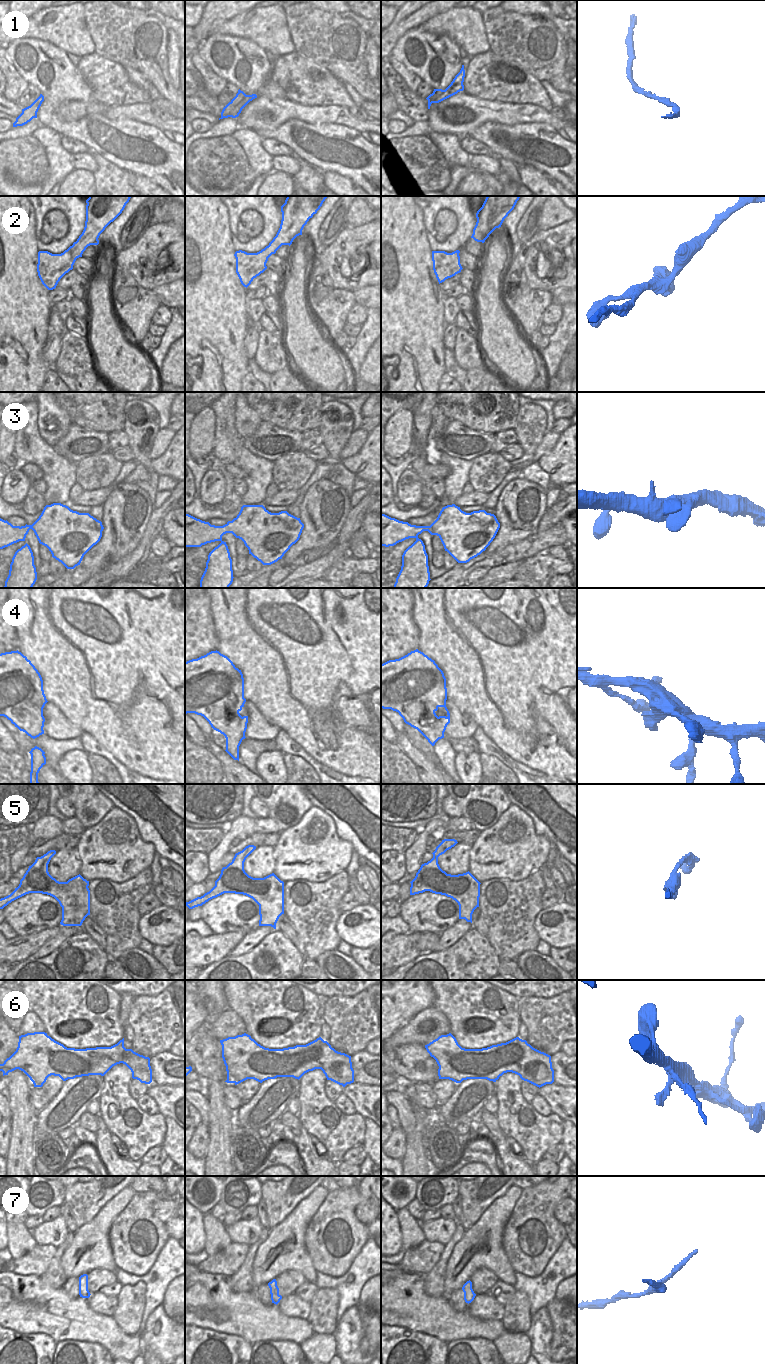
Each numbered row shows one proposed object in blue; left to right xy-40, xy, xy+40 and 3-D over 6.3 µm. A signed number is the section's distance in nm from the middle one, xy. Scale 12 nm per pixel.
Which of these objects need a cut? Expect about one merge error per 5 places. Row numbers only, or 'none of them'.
none of them

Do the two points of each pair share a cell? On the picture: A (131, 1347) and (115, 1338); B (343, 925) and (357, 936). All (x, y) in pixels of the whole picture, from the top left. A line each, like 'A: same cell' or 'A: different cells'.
A: different cells
B: same cell

